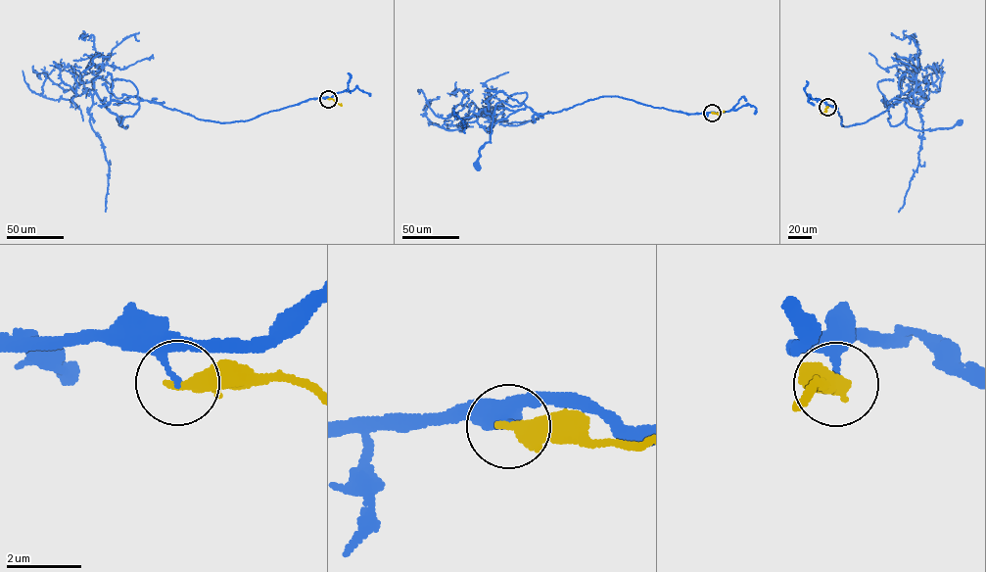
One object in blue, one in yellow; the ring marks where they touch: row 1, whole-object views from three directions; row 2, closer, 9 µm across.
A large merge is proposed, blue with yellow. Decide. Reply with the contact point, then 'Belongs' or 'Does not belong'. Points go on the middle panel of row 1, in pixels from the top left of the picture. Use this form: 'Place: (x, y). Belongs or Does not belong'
Place: (712, 113). Does not belong

